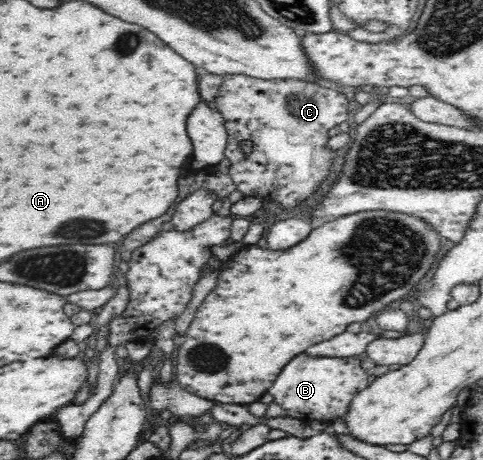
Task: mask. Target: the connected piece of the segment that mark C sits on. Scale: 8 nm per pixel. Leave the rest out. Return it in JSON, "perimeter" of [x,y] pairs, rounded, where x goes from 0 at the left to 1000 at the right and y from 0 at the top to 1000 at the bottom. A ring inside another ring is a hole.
{"perimeter":[[[468,159],[460,165],[458,189],[443,215],[451,243],[466,261],[466,278],[470,280],[472,315],[468,320],[466,346],[476,350],[472,374],[487,398],[489,411],[497,415],[503,428],[518,428],[518,422],[538,420],[549,435],[571,437],[590,450],[590,454],[611,452],[623,446],[623,439],[638,433],[654,411],[665,402],[683,374],[687,354],[694,346],[694,330],[677,322],[677,309],[685,300],[679,296],[683,278],[696,278],[702,270],[716,265],[720,259],[723,228],[729,228],[716,215],[716,207],[706,202],[704,193],[689,185],[673,180],[642,180],[640,176],[625,176],[623,172],[538,172],[536,167],[522,167],[520,163],[505,163],[503,159]],[[501,307],[522,307],[522,333],[505,337],[495,315]]]}

